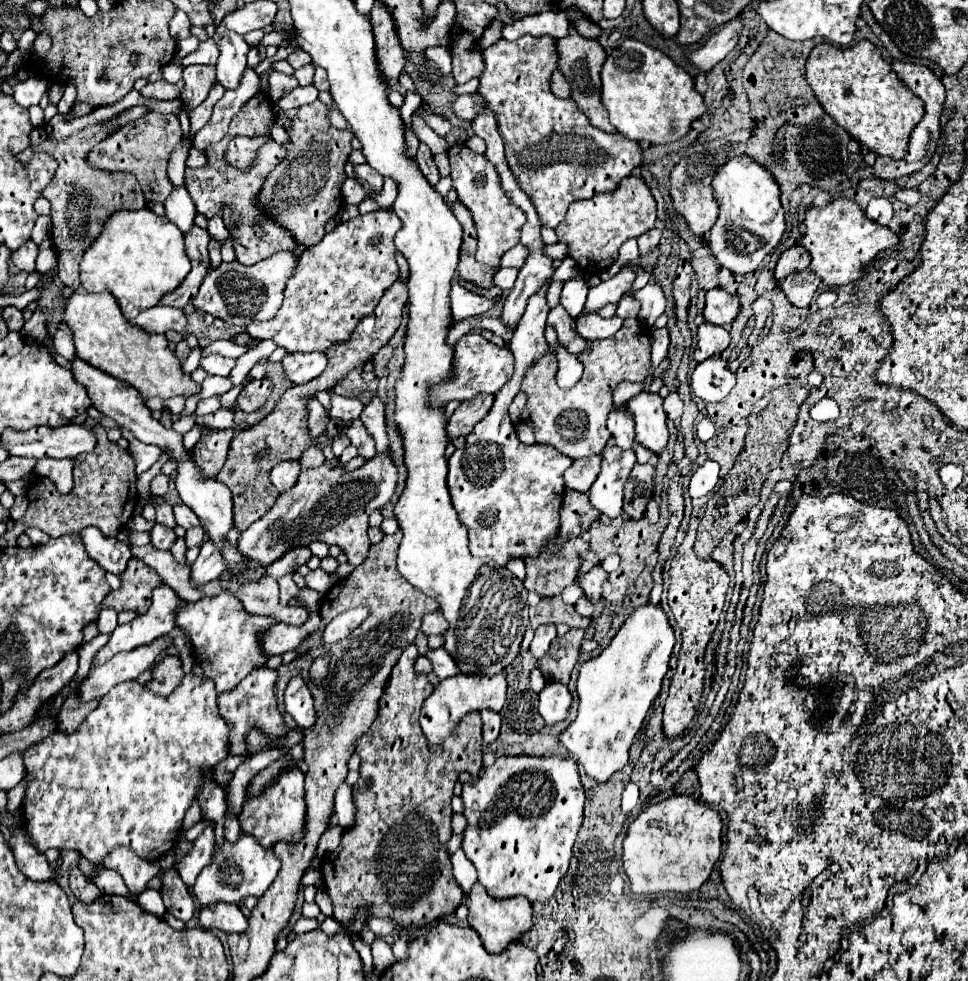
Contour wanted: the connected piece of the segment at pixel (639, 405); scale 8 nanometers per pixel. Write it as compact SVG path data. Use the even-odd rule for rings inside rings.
M641 392L627 402L625 410L635 420L635 442L659 454L669 436L663 398L653 392Z

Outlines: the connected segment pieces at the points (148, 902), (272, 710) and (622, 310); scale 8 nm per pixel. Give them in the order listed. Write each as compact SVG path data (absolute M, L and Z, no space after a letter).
M147 888L145 892L141 892L141 894L137 896L137 904L139 904L143 910L147 910L147 912L159 916L159 918L163 918L163 914L165 914L165 906L163 906L163 900L161 900L161 890Z
M267 666L265 668L257 668L255 672L251 672L243 680L243 684L239 684L239 688L219 696L219 700L217 700L219 712L227 720L229 728L231 728L231 732L229 732L229 754L247 754L245 734L253 726L259 726L269 736L283 736L287 732L287 728L283 724L283 718L281 718L281 712L277 708L275 694L273 694L275 680L277 680L275 670L269 670Z
M623 296L623 298L619 300L617 316L625 320L625 318L637 318L637 314L639 314L639 302L633 300L633 298L629 298L629 296Z

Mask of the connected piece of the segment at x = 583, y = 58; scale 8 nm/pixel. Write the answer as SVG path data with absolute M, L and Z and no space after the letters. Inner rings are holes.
M569 24L569 34L565 38L557 40L557 68L563 72L563 76L567 78L569 86L571 86L571 98L575 100L577 108L589 118L591 126L605 130L605 132L615 132L615 128L611 128L609 120L607 120L607 112L603 112L603 106L599 104L599 72L601 72L601 64L605 60L605 50L599 44L597 38L585 38L581 36L573 24Z

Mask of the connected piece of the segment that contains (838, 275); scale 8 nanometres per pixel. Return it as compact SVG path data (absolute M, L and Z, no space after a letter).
M847 198L831 200L823 208L809 206L805 212L805 232L801 246L811 254L809 270L813 270L829 288L837 288L849 284L863 276L863 268L873 260L873 256L885 248L891 248L899 242L899 238L877 222L869 220L865 212Z

